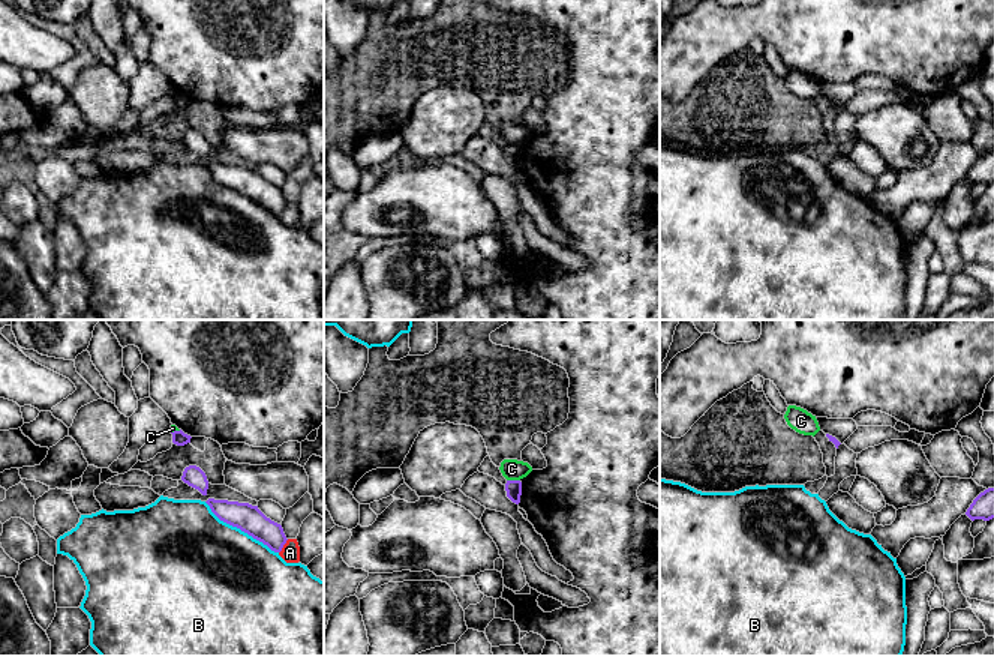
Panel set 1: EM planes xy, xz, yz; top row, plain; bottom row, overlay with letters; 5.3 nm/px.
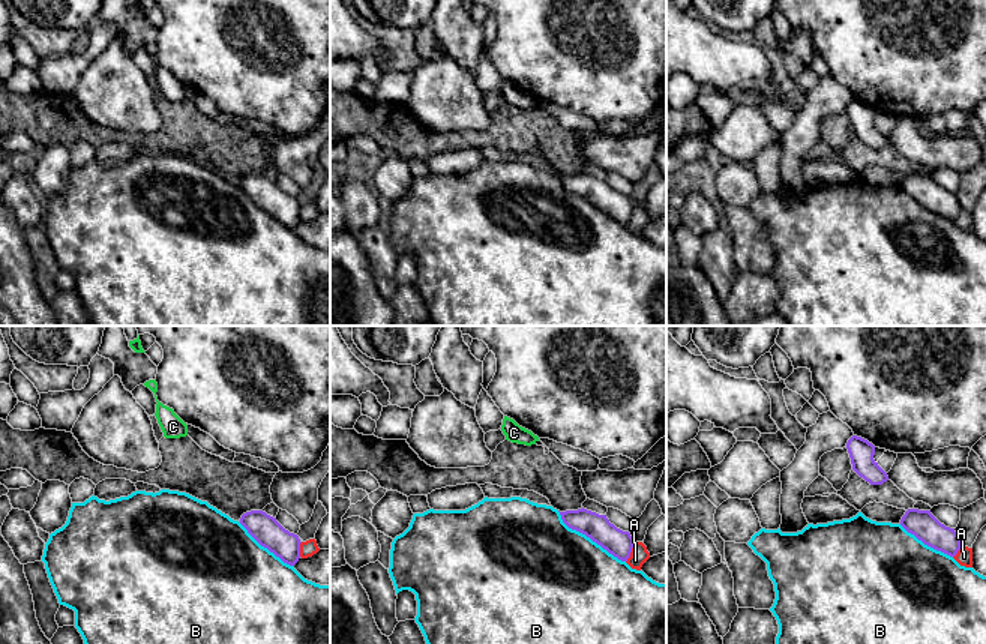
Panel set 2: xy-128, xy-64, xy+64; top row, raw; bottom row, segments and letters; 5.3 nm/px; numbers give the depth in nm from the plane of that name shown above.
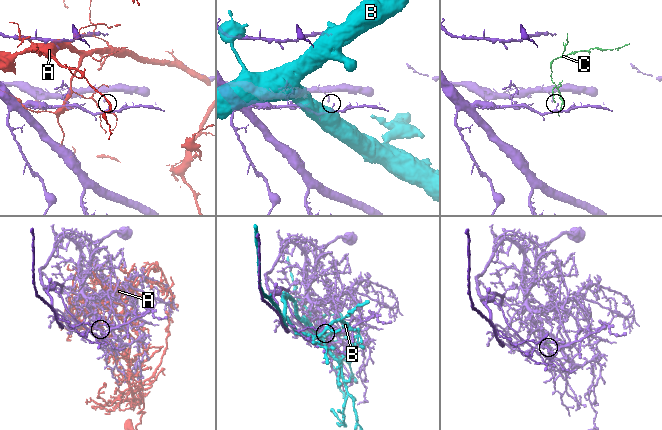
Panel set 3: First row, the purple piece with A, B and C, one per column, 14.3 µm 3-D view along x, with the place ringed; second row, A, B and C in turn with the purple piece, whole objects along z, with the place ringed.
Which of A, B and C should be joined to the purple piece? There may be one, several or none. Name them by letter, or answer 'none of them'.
none of them

